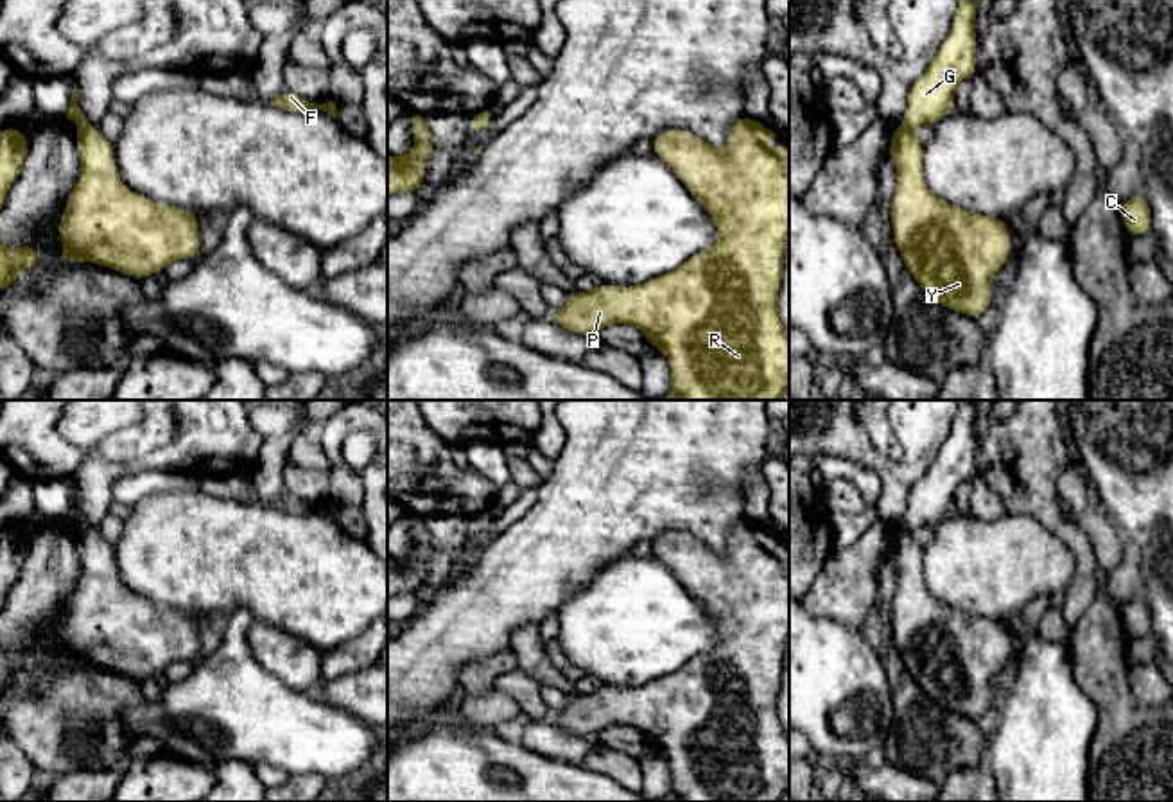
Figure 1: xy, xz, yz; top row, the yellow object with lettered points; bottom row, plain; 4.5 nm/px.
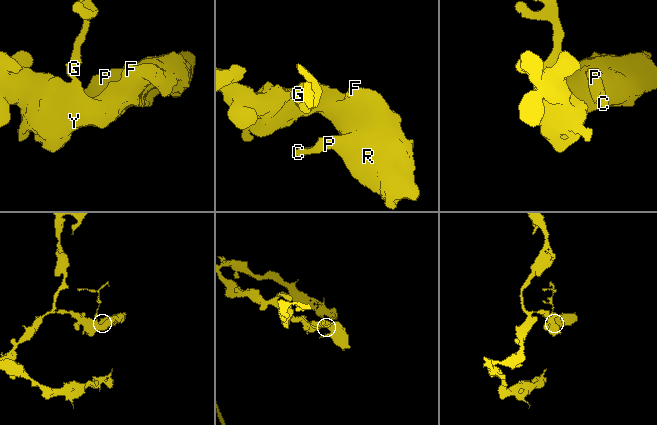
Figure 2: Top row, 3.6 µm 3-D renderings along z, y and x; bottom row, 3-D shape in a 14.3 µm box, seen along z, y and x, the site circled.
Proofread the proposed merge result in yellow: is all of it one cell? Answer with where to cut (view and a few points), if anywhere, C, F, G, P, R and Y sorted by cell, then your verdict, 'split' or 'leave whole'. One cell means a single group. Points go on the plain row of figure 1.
xy (86, 526), (79, 531) | C F P R Y / G | split

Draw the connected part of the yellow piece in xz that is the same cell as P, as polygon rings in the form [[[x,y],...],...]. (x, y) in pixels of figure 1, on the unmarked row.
[[[741,519],[728,533],[726,551],[716,553],[703,540],[685,531],[660,533],[653,553],[662,560],[710,614],[719,630],[717,642],[687,660],[680,669],[640,687],[601,685],[590,694],[569,694],[567,707],[549,716],[554,727],[576,736],[595,737],[612,725],[642,732],[649,748],[662,752],[671,768],[669,797],[676,802],[780,802],[789,791],[789,736],[778,716],[786,642],[789,639],[789,549],[773,553],[768,540],[777,540],[760,522]]]

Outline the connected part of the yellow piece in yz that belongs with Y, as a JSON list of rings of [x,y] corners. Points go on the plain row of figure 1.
[[[908,529],[893,531],[888,560],[897,565],[891,630],[906,671],[942,709],[978,721],[990,707],[992,678],[1012,655],[1006,621],[965,614],[931,596],[922,576],[924,545]]]

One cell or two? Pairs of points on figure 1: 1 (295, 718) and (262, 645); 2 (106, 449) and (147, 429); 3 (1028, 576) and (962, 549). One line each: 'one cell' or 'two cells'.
1: two cells
2: one cell
3: one cell

